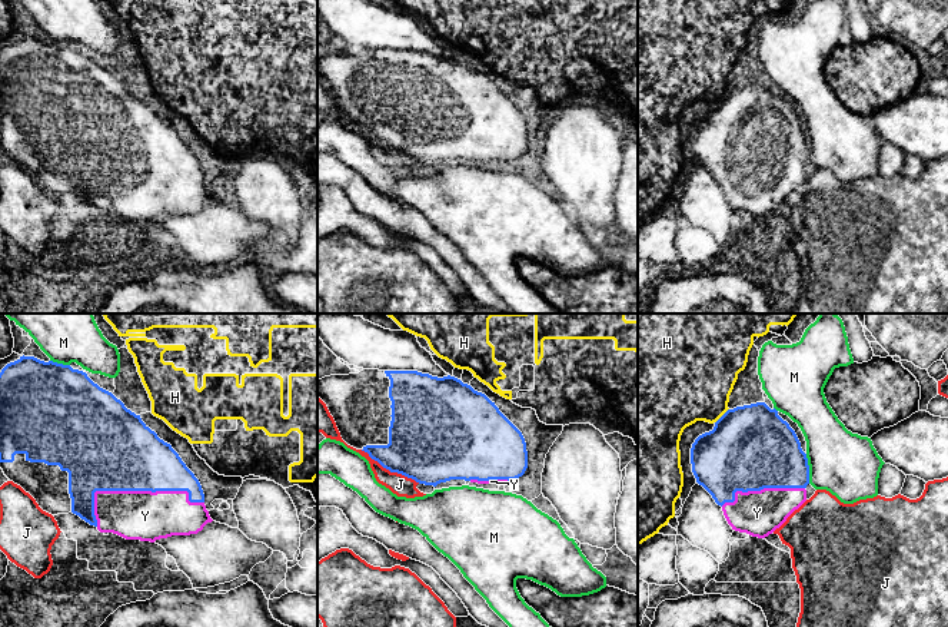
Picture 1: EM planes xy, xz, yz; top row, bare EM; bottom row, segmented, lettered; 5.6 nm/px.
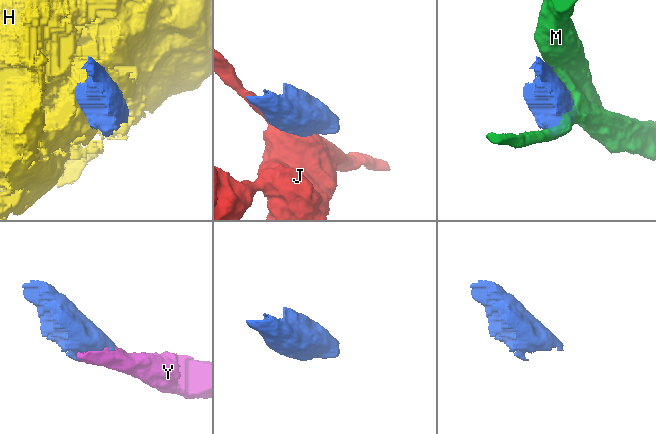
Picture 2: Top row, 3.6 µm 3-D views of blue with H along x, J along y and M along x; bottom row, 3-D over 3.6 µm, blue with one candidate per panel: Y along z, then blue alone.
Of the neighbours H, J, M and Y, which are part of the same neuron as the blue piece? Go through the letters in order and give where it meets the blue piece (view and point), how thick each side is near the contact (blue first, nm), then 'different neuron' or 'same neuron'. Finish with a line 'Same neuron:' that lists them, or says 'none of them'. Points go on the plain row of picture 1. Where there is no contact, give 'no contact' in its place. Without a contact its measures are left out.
H: meets blue in yz at (722, 95); 480 nm thick on the blue side, 440 nm on the other; different neuron
J: meets blue in xz at (391, 151); 420 nm thick on the blue side, 120 nm on the other; different neuron
M: meets blue in yz at (808, 148); 380 nm thick on the blue side, 360 nm on the other; different neuron
Y: meets blue in xy at (140, 169); 440 nm thick on the blue side, 280 nm on the other; same neuron
Same neuron: Y

